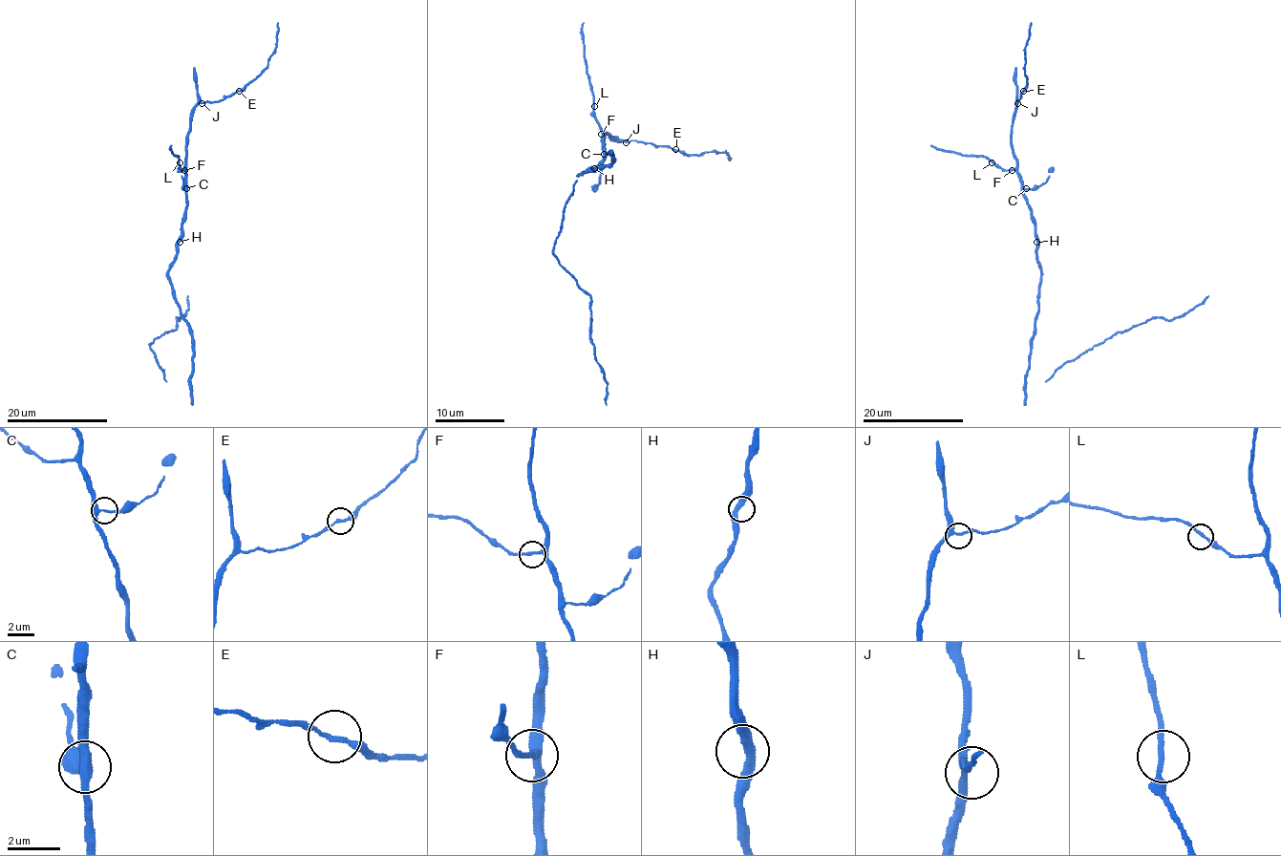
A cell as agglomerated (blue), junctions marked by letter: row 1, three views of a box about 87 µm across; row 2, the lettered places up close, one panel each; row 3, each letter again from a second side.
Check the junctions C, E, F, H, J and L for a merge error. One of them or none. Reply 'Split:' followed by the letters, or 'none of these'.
Split: none of these

